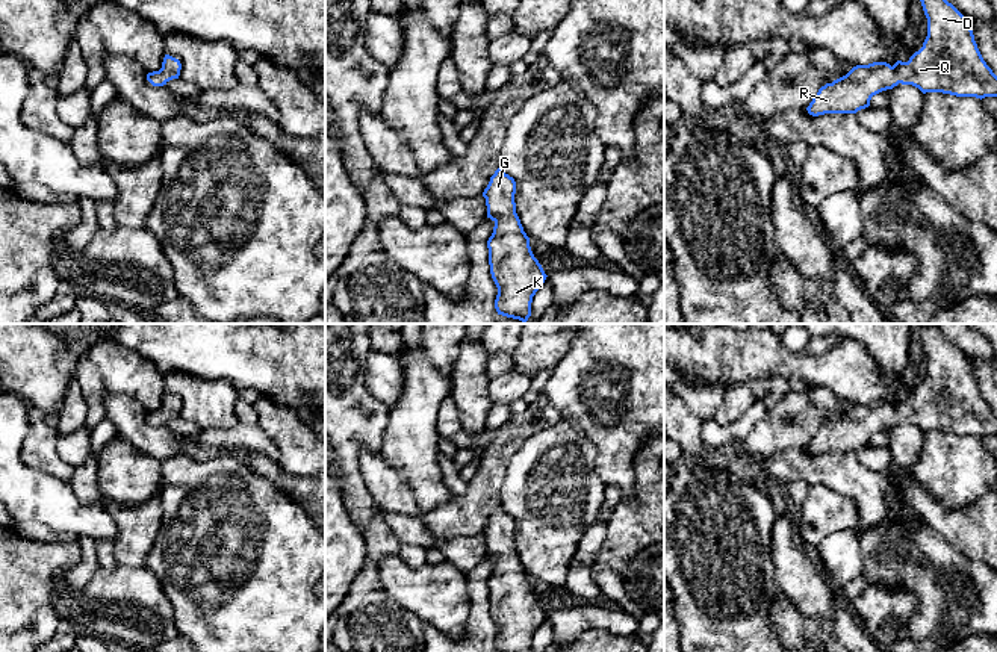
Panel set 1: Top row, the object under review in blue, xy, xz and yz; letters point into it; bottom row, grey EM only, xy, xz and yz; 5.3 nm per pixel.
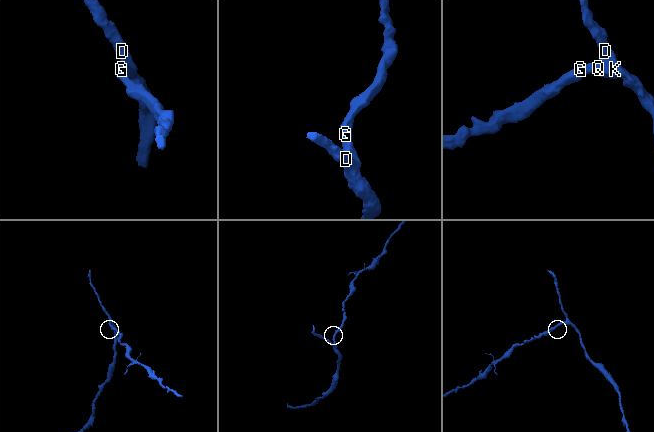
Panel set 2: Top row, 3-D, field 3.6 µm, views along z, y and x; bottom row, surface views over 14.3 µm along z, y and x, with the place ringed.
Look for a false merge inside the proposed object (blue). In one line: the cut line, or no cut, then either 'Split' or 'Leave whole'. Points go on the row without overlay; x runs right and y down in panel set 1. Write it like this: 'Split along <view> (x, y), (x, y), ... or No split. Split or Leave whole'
No split. Leave whole

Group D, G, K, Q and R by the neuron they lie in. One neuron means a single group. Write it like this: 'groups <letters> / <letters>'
groups D G K Q R

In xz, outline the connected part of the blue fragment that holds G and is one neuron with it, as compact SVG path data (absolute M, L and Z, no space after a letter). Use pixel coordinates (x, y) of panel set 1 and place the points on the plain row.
M498 507L483 531L487 557L495 561L487 579L492 617L498 626L498 652L531 652L536 631L546 613L534 596L530 576L516 552L516 520Z

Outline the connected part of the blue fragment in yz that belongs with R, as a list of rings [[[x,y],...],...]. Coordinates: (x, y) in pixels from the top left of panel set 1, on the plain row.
[[[921,324],[920,340],[927,357],[927,375],[923,381],[923,386],[915,390],[908,401],[897,399],[893,405],[887,401],[873,401],[868,404],[853,405],[846,414],[834,419],[832,422],[826,422],[818,428],[817,434],[806,446],[809,454],[818,455],[825,452],[856,452],[858,449],[870,445],[873,434],[893,428],[899,422],[912,424],[923,433],[943,431],[956,436],[976,436],[980,439],[985,436],[997,436],[997,414],[983,399],[967,357],[946,339],[940,324]]]

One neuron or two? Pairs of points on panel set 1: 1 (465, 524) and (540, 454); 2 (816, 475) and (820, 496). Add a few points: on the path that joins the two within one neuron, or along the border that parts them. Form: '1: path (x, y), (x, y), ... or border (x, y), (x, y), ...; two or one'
1: border (512, 459), (500, 489), (500, 506); two
2: border (810, 484), (826, 484), (851, 496); two

